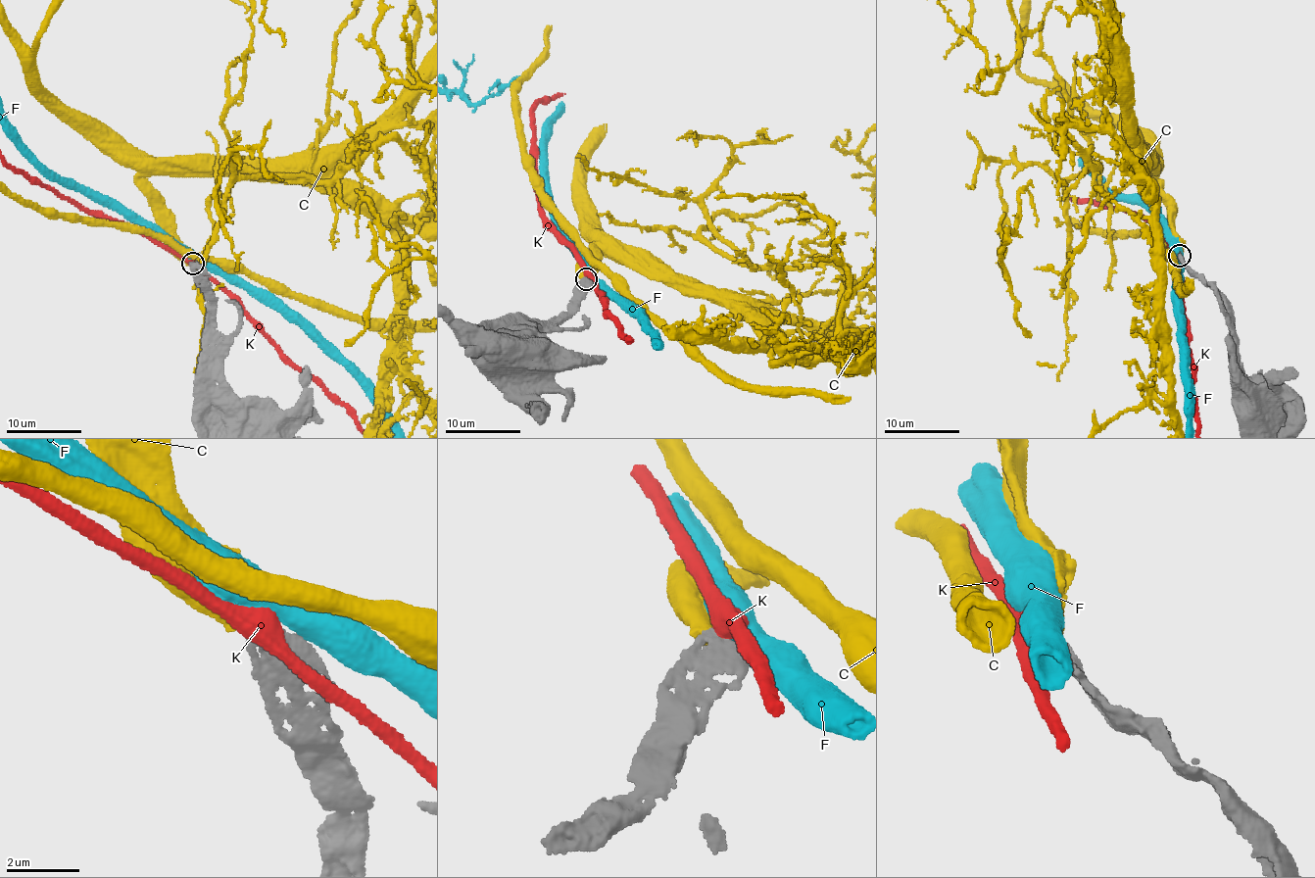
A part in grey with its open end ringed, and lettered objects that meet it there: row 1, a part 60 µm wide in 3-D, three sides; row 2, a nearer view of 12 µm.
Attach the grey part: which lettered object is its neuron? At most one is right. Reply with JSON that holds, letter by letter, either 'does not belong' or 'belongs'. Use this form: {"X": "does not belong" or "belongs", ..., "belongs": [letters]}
{"C": "belongs", "F": "does not belong", "K": "does not belong", "belongs": ["C"]}

